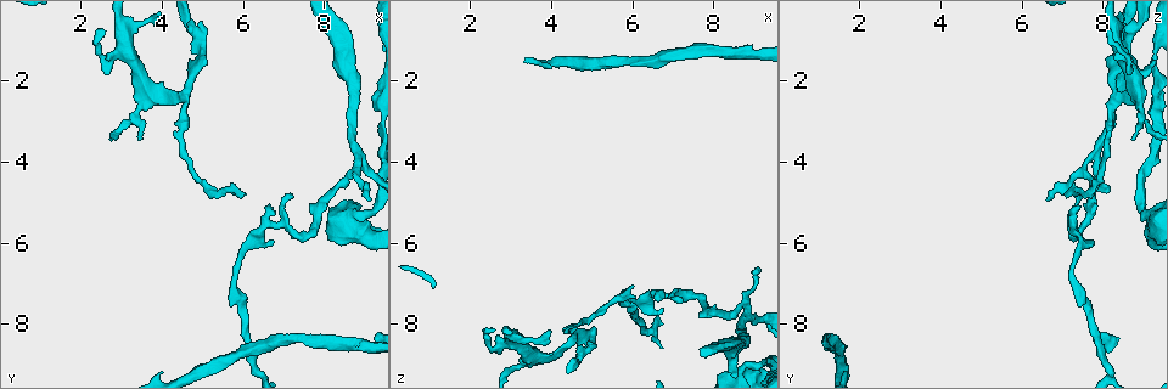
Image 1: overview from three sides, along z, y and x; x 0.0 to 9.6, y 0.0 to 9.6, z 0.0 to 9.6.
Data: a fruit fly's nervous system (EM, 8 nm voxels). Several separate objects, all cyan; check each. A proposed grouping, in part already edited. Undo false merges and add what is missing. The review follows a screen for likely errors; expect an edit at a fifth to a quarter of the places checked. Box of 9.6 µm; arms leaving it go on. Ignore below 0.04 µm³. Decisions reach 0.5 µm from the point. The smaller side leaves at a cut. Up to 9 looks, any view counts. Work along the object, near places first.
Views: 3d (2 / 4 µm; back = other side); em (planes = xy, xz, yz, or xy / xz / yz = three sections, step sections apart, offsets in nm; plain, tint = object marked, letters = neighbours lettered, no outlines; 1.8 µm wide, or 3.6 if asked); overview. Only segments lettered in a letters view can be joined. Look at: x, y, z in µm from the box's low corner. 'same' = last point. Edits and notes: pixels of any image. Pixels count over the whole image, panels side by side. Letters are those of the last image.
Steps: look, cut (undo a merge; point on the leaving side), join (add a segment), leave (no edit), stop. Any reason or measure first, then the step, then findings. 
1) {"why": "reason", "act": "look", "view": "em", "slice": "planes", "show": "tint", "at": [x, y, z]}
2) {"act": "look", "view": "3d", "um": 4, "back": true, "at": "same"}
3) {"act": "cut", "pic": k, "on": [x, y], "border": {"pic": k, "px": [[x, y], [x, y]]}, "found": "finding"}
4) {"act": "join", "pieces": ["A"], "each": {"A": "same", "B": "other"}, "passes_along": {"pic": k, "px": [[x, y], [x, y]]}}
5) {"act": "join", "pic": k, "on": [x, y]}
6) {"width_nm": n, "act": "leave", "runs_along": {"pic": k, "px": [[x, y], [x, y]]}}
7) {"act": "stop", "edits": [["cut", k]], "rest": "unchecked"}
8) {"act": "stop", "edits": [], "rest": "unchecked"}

{"act": "look", "view": "em", "slice": "planes", "show": "letters", "at": [2.55, 0.75, 8.20]}

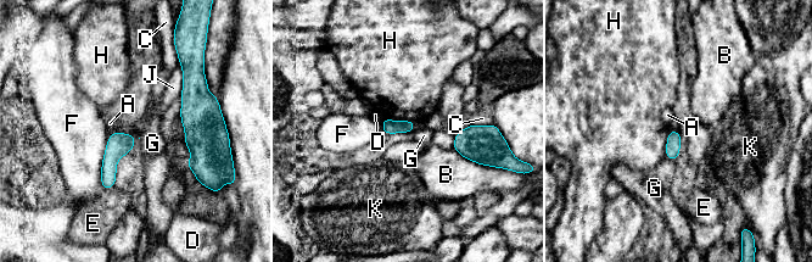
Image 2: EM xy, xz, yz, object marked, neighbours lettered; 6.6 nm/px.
{"longest_contact_nm": ["F", 360], "act": "leave", "each": {"A": "other", "B": "other", "C": "other", "D": "other", "E": "other", "F": "other", "G": "other", "H": "other", "J": "other", "K": "other"}, "border": {"pic": 2, "px": [[179, 62], [182, 70], [180, 95]]}, "found": "none of them fits"}

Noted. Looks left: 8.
{"why": "three-way junction", "act": "look", "view": "3d", "um": 4, "at": [8.75, 3.70, 7.85]}

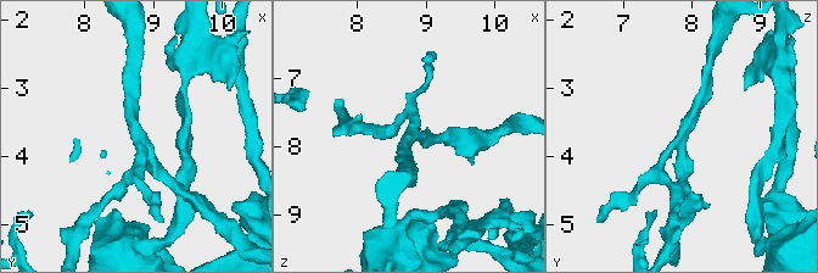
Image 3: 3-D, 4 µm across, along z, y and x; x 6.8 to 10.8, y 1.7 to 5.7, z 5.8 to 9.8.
{"arms": 3, "arm_widths_nm": [160, 170, 180], "act": "look", "view": "em", "slice": "planes", "show": "tint", "at": [8.85, 3.75, 7.85]}

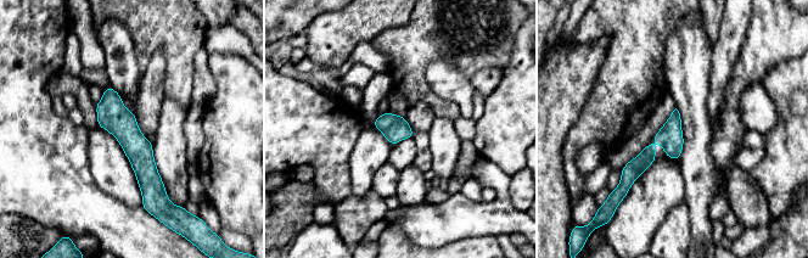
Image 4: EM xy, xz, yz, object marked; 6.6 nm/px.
{"act": "look", "view": "em", "slice": "planes", "show": "letters", "at": "same"}

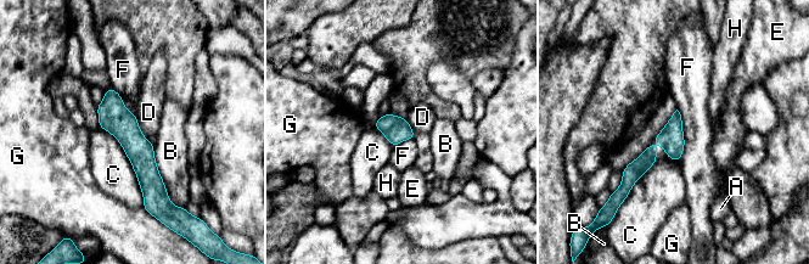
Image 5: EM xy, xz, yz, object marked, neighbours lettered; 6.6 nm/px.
{"width_nm": 170, "act": "leave", "each": {"A": "other", "B": "other", "C": "other", "D": "other", "E": "other", "F": "other", "G": "other", "H": "other"}, "runs_along": {"pic": 5, "px": [[111, 91], [147, 173], [147, 203]]}, "found": "all the same neuron"}

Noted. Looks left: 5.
{"why": "tapers out", "act": "look", "view": "em", "slice": "planes", "show": "letters", "at": [9.05, 4.90, 6.65]}

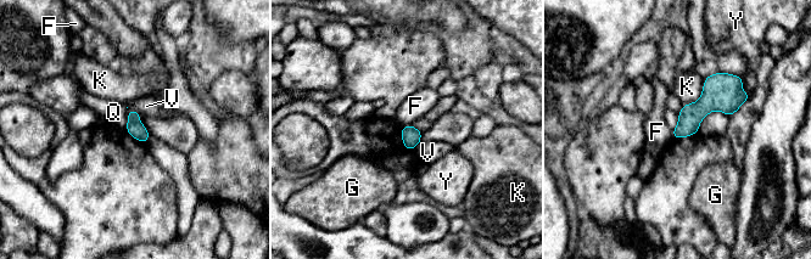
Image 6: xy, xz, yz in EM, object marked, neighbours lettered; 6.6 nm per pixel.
{"act": "leave", "each": {"F": "other", "G": "other", "K": "other", "Q": "other", "V": "other", "Y": "other"}, "found": "none of them fits"}

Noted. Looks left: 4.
{"why": "free end", "act": "look", "view": "em", "slice": "planes", "show": "plain", "at": [6.10, 4.80, 7.10]}

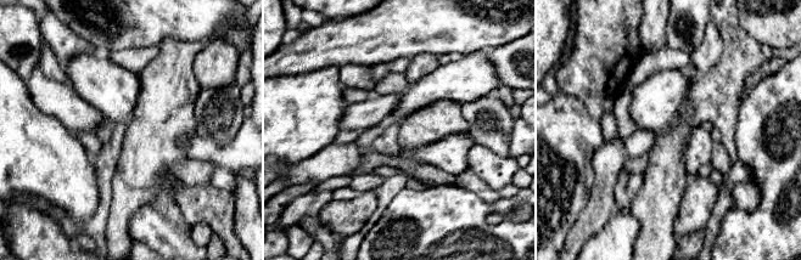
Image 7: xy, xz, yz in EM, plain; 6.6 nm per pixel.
{"act": "look", "view": "em", "slice": "planes", "show": "letters", "at": "same"}

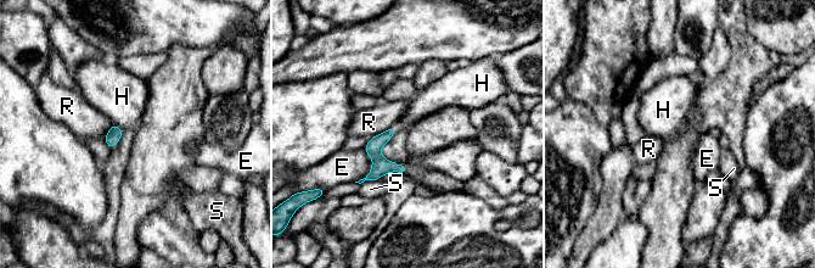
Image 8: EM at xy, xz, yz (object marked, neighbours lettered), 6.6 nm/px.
{"act": "leave", "each": {"E": "other", "H": "other", "R": "other", "S": "other"}, "border": {"pic": 8, "px": [[112, 122], [123, 129]]}, "found": "none of them fits"}

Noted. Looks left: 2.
{"act": "stop", "edits": [], "rest": "unchecked"}

